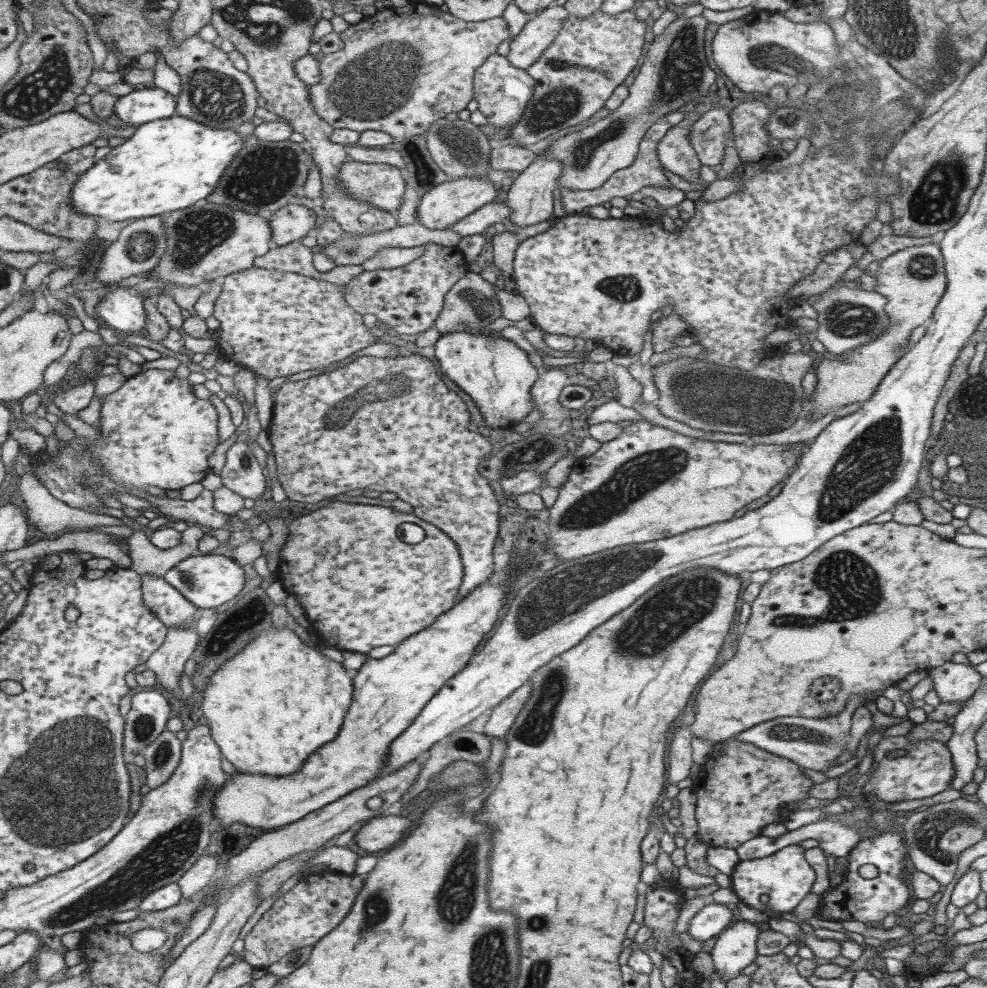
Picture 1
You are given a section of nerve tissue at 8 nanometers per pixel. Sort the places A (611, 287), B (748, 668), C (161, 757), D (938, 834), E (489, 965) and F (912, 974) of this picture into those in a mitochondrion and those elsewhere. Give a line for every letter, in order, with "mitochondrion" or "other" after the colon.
A: mitochondrion
B: other
C: mitochondrion
D: mitochondrion
E: mitochondrion
F: other

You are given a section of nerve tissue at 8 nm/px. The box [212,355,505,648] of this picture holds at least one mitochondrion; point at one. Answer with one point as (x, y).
(393, 385)

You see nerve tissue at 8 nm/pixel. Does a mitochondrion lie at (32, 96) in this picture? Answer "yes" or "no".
yes

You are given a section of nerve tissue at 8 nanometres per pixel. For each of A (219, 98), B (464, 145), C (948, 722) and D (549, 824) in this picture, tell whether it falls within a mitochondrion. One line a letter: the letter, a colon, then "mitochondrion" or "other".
A: mitochondrion
B: mitochondrion
C: other
D: other

